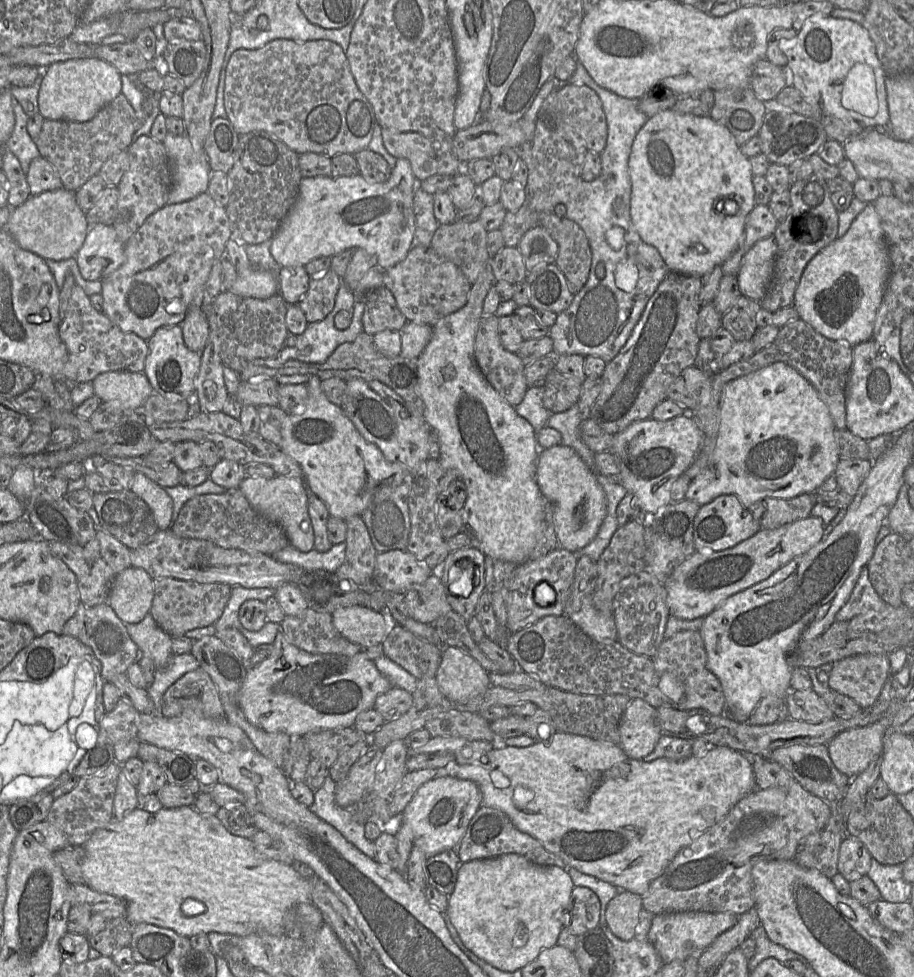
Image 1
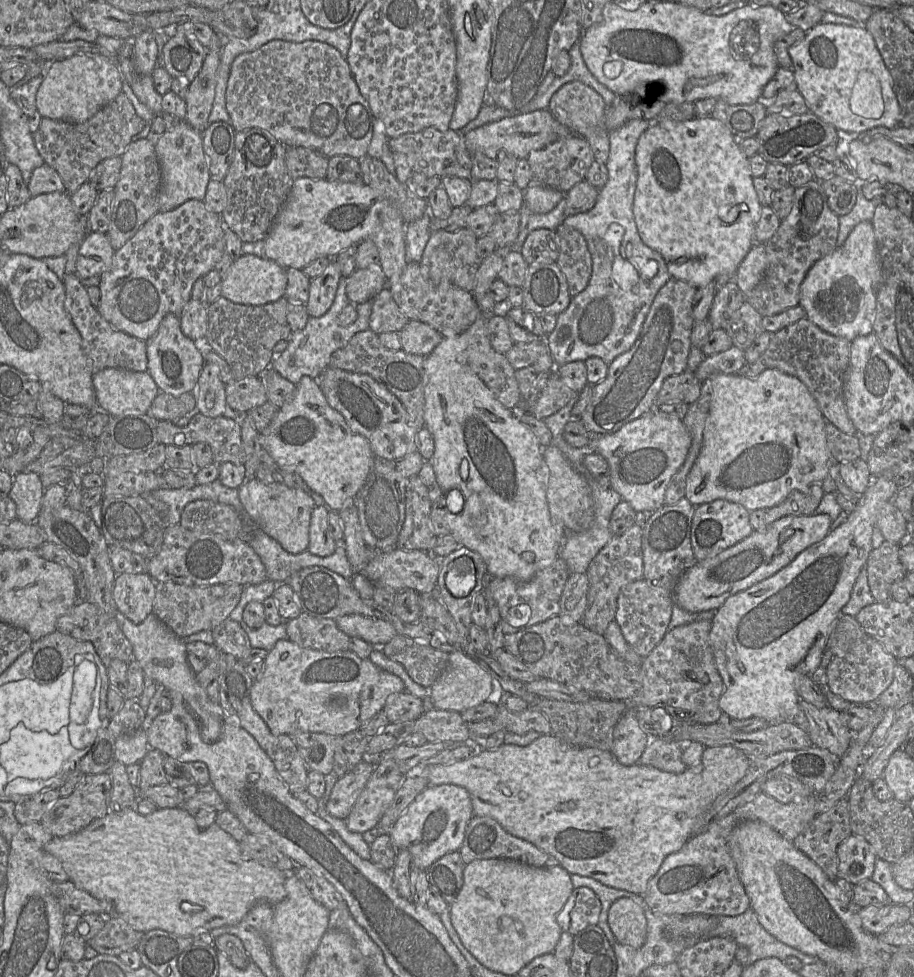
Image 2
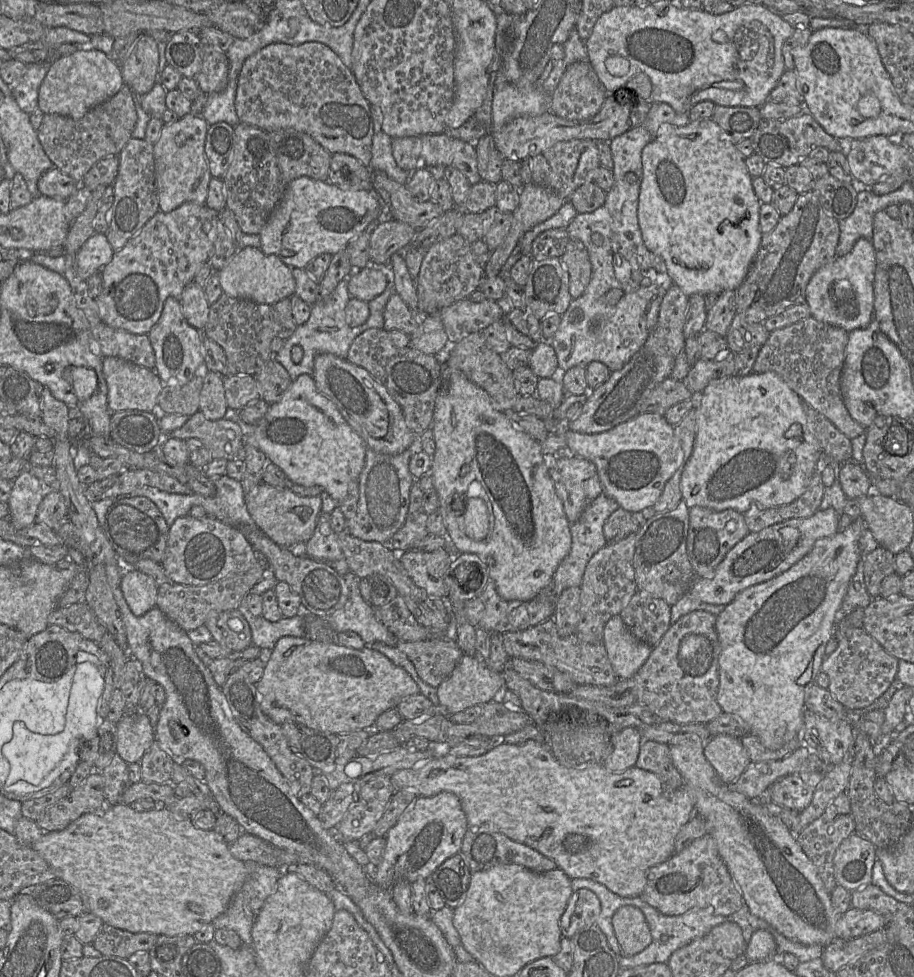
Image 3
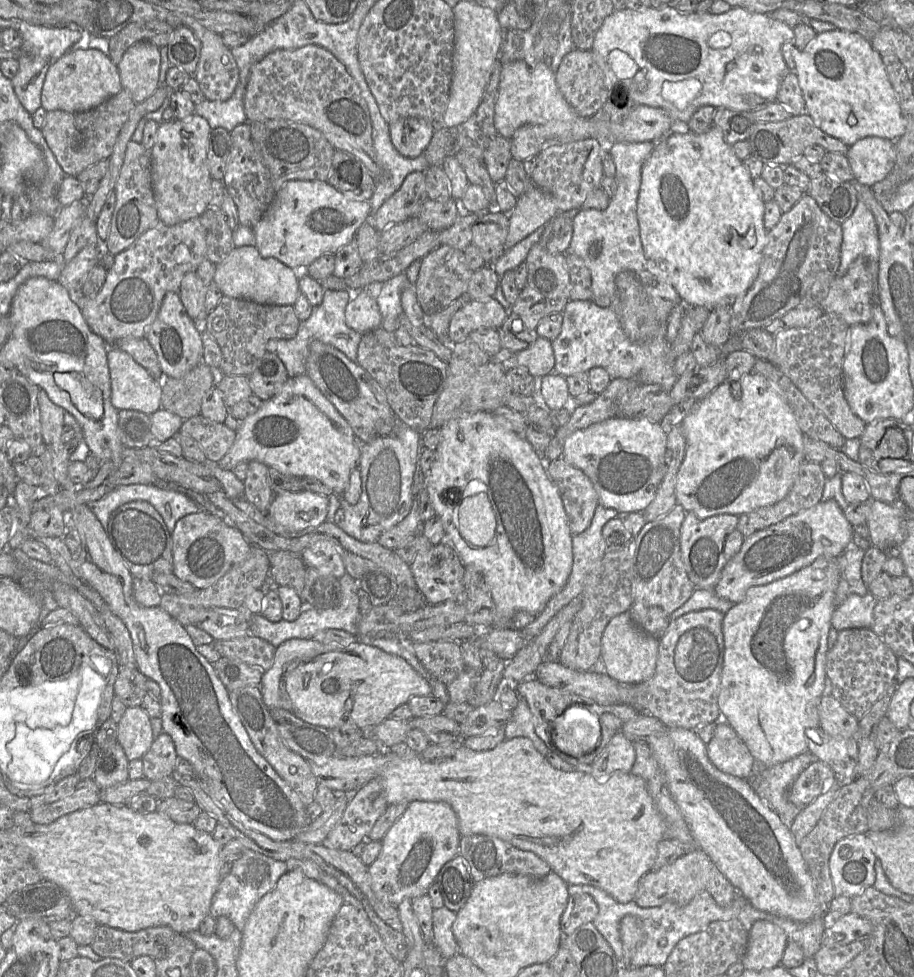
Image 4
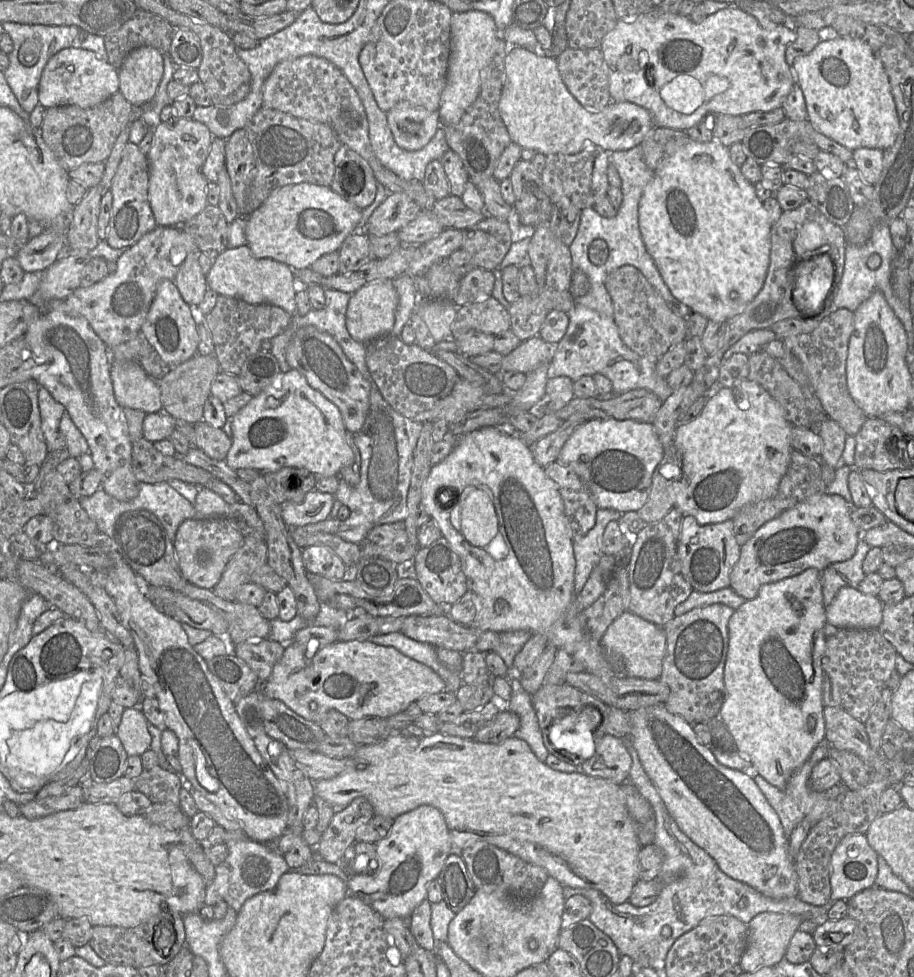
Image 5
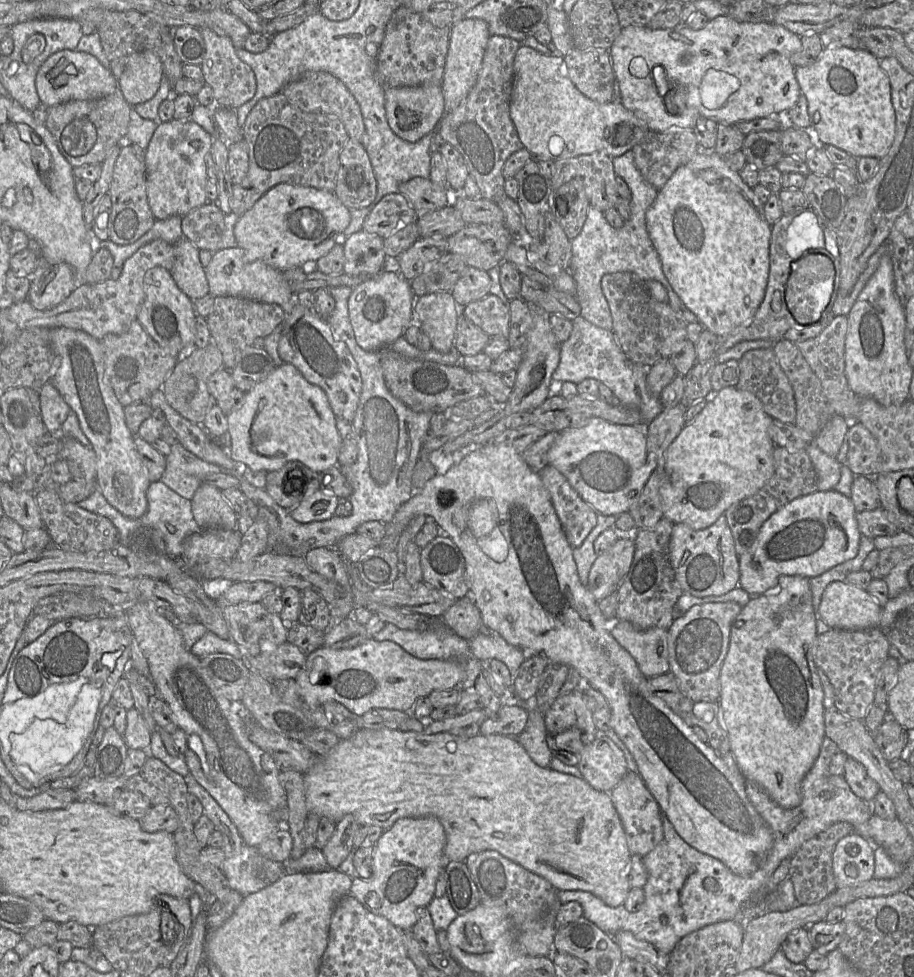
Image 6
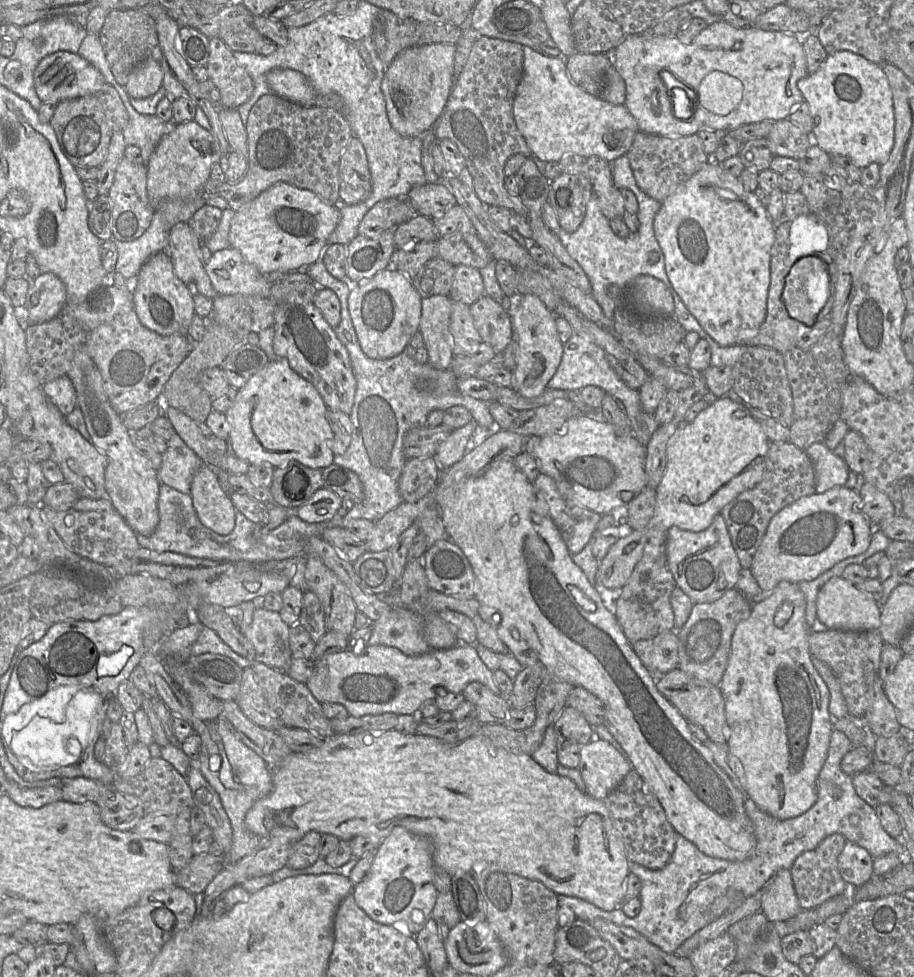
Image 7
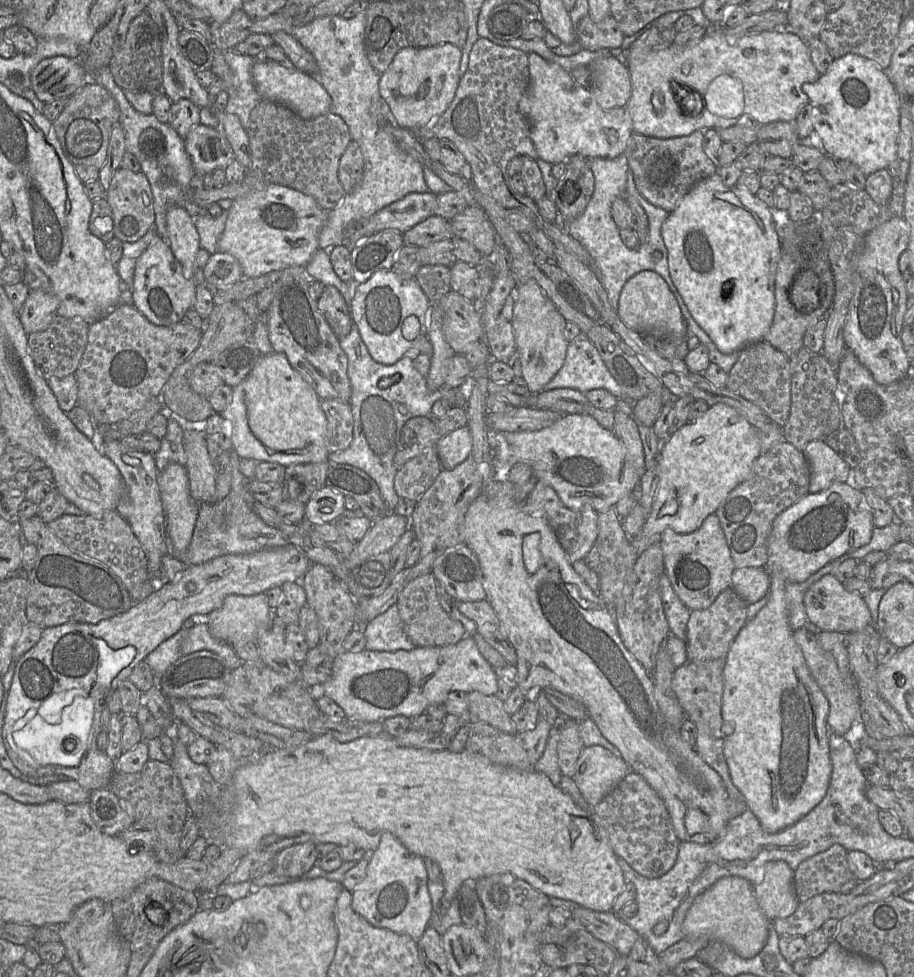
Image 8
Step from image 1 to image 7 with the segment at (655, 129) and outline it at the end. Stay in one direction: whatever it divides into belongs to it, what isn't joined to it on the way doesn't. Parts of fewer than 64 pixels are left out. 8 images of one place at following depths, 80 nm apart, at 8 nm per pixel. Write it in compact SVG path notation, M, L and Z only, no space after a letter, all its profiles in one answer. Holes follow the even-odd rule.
M708 163L661 203L653 229L665 256L667 276L703 330L722 347L747 345L758 334L767 314L775 226L766 207L753 192L744 189L739 177Z

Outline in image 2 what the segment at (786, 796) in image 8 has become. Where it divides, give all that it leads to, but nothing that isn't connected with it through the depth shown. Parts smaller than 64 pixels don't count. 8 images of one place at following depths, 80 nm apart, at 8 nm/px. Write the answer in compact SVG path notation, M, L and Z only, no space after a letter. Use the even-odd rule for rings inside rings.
M873 477L855 510L844 523L801 552L774 575L729 597L715 612L709 641L723 682L723 693L719 699L723 719L762 718L769 724L793 722L800 700L795 682L801 676L811 676L820 667L827 640L873 550L872 534L878 512L886 502L894 499L898 489L898 485L889 477Z

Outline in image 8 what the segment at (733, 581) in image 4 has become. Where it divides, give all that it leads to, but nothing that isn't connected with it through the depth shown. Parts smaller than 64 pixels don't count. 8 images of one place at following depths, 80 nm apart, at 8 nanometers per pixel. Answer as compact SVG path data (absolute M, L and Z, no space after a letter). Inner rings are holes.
M835 482L826 490L806 494L776 517L765 569L769 575L782 572L788 582L804 582L833 560L867 545L874 527L862 490Z

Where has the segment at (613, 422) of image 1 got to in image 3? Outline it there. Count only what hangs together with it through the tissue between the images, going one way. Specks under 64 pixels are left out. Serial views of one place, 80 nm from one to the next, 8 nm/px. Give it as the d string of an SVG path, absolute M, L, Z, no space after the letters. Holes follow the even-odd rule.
M672 284L661 302L657 323L643 346L620 370L611 372L604 383L589 389L580 413L569 422L571 431L601 433L639 414L641 405L654 388L671 375L677 356L684 353L686 338L683 327L688 303L689 296Z

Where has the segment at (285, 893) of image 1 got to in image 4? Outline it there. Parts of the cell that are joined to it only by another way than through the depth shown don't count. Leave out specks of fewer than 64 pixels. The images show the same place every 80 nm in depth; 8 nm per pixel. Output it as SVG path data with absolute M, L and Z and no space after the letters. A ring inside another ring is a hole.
M100 802L91 807L61 816L51 824L35 824L28 827L13 825L6 831L9 834L9 839L15 845L23 846L29 851L32 862L41 874L42 880L52 881L67 892L75 915L90 916L98 925L109 926L127 932L137 932L145 928L157 926L169 926L177 934L187 934L191 931L197 931L202 920L210 914L213 896L221 879L229 872L231 865L222 860L220 856L222 846L214 840L212 834L197 830L193 824L178 824L165 814L158 813L157 811L152 813L135 812L127 805L113 805Z

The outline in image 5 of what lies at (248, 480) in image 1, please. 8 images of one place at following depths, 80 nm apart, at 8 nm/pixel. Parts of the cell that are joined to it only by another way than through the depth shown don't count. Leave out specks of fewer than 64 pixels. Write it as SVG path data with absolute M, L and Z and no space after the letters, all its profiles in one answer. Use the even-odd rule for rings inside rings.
M313 490L302 501L286 501L281 505L281 516L287 527L306 526L329 518L335 495Z

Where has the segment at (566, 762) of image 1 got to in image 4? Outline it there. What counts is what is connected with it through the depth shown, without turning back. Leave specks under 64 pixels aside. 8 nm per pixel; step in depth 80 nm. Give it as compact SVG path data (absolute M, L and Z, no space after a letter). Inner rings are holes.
M723 719L716 722L712 739L706 744L711 763L721 772L749 779L754 758L737 733ZM516 737L513 739L505 739L503 742L498 744L495 748L491 750L486 750L486 751L474 751L470 748L467 748L463 744L430 744L424 751L422 752L416 752L411 750L407 745L406 742L399 743L393 747L386 748L386 749L391 749L394 753L396 753L400 757L400 761L398 763L392 765L387 769L386 771L382 772L377 778L381 782L385 795L386 795L386 800L388 802L388 805L391 804L397 804L401 802L412 802L415 800L422 800L422 801L443 801L448 803L453 810L456 812L456 815L458 817L458 826L459 826L459 832L461 836L465 835L472 835L472 834L485 834L485 835L491 835L498 837L502 839L505 842L510 843L511 845L515 846L518 849L525 850L525 851L531 851L544 859L550 866L552 871L554 871L556 874L558 874L567 884L582 884L582 885L591 885L594 887L597 887L603 891L605 891L607 894L609 894L611 897L613 897L617 902L619 903L628 903L630 901L634 900L635 894L638 889L639 882L647 872L649 872L654 865L656 856L657 856L657 846L658 844L665 839L665 833L666 833L666 825L663 820L663 817L661 816L660 812L658 811L657 807L655 806L655 803L650 796L646 783L645 781L638 777L633 775L632 773L613 773L609 777L603 779L603 780L598 780L595 777L593 777L590 773L588 773L585 770L575 770L572 772L565 772L559 769L554 768L546 759L545 756L541 755L537 749L534 747L532 741L528 738L524 737Z

